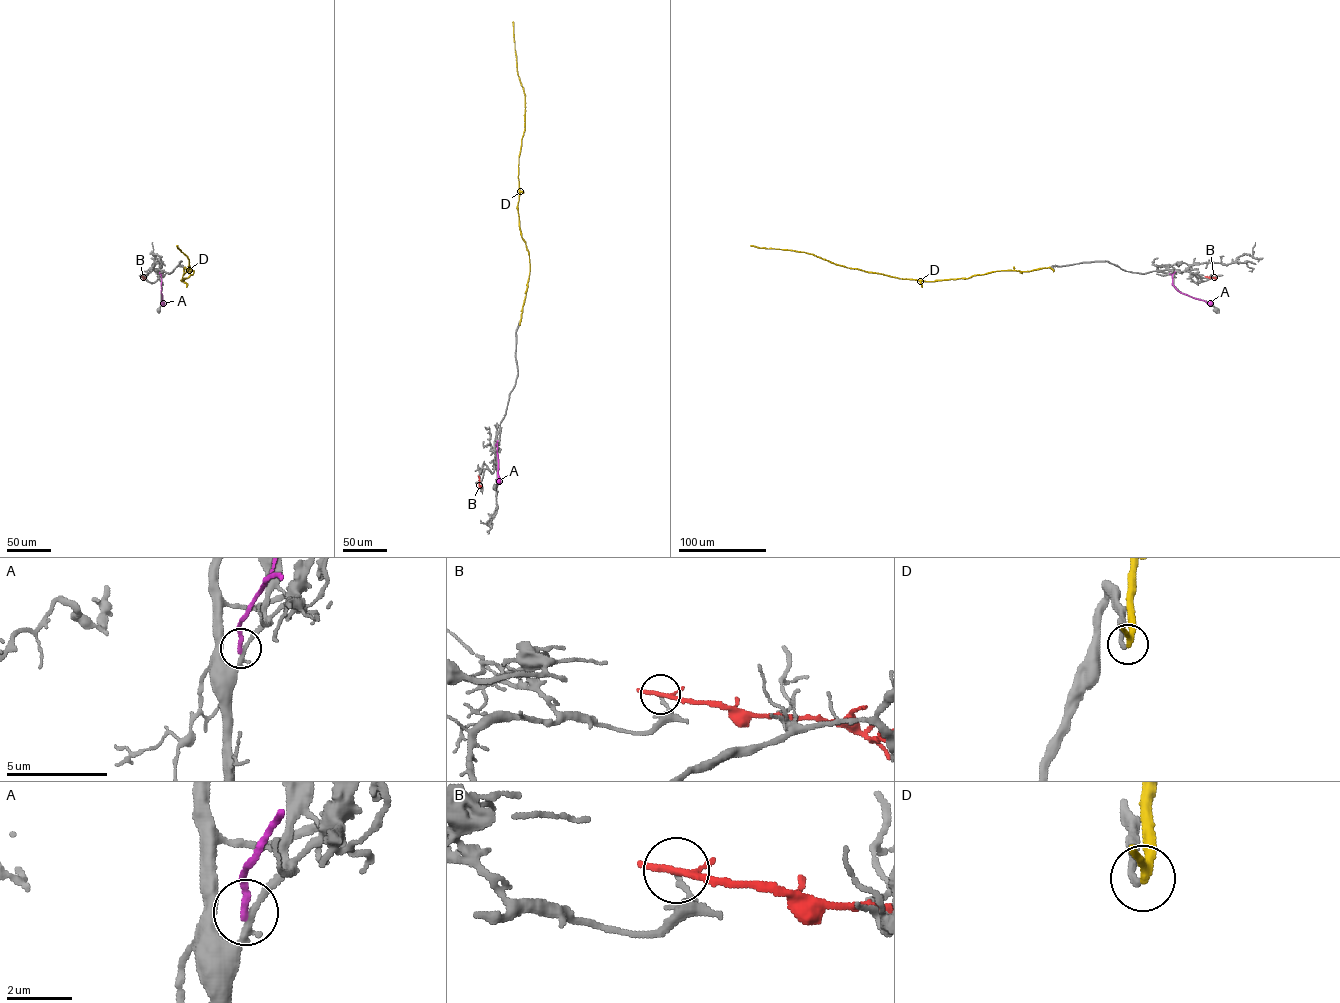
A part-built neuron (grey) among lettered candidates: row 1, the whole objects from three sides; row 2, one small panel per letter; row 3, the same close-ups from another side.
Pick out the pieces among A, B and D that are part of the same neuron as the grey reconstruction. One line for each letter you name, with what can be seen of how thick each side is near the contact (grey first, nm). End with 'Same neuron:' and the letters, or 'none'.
D: Thickness 240 nm (grey) against 300 nm
Same neuron: D

